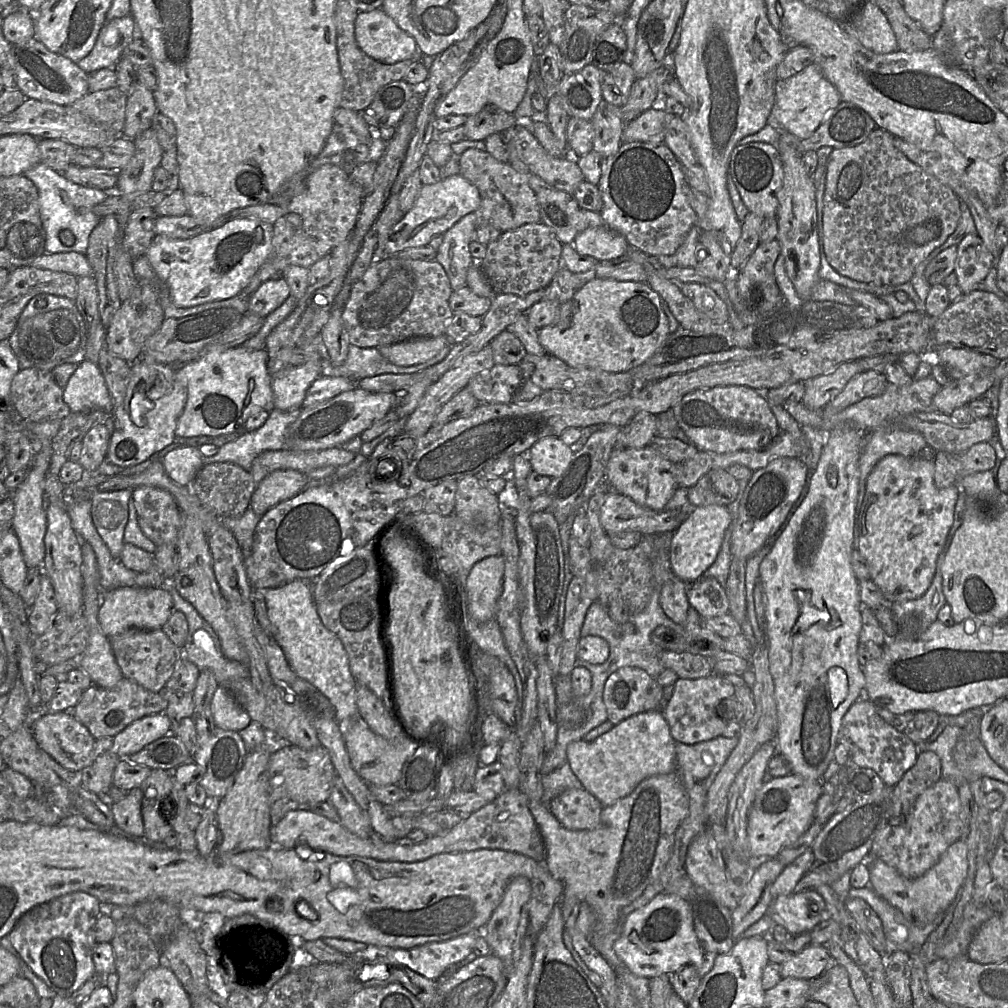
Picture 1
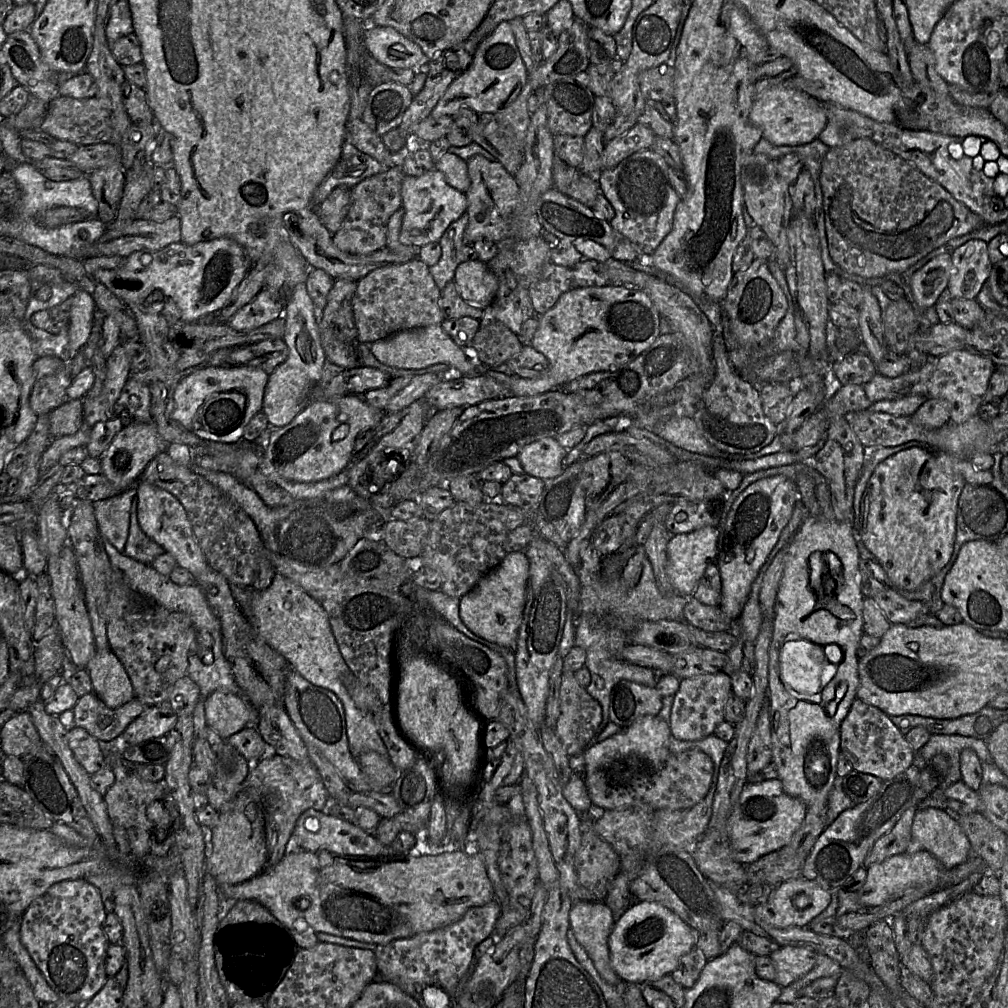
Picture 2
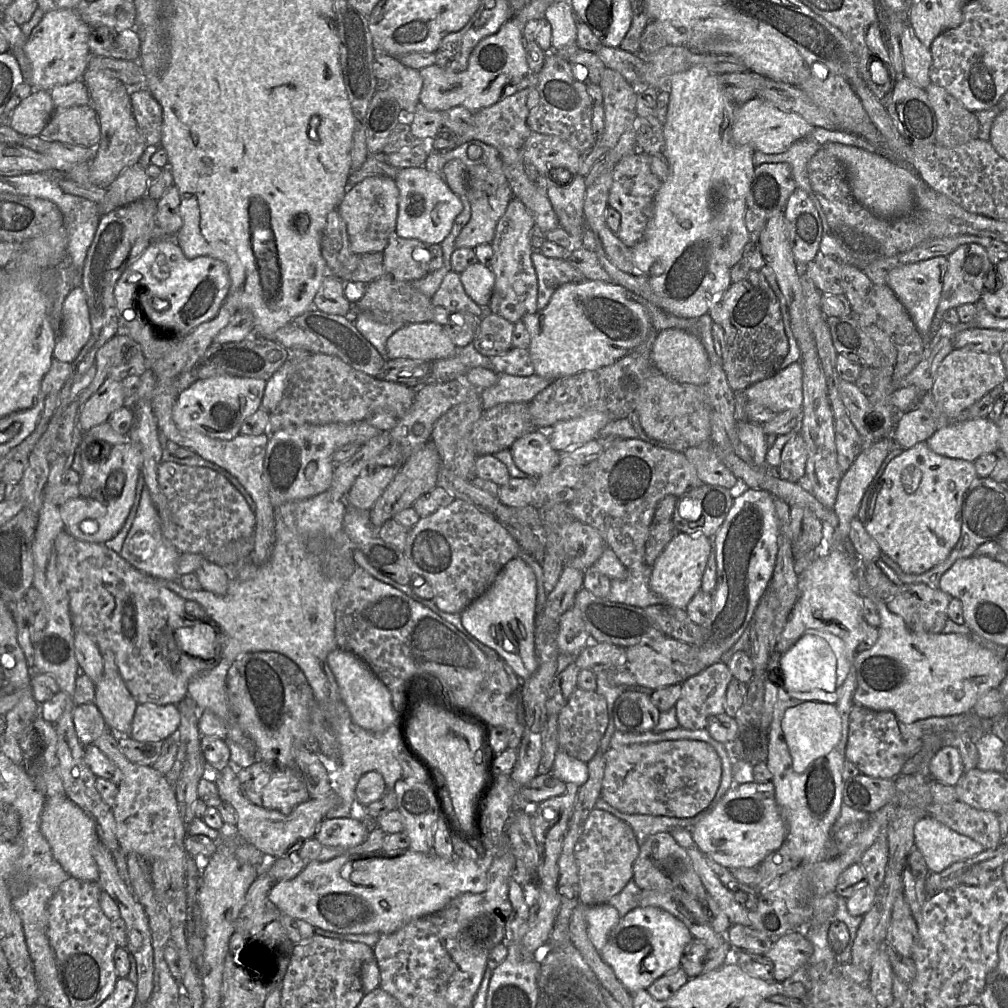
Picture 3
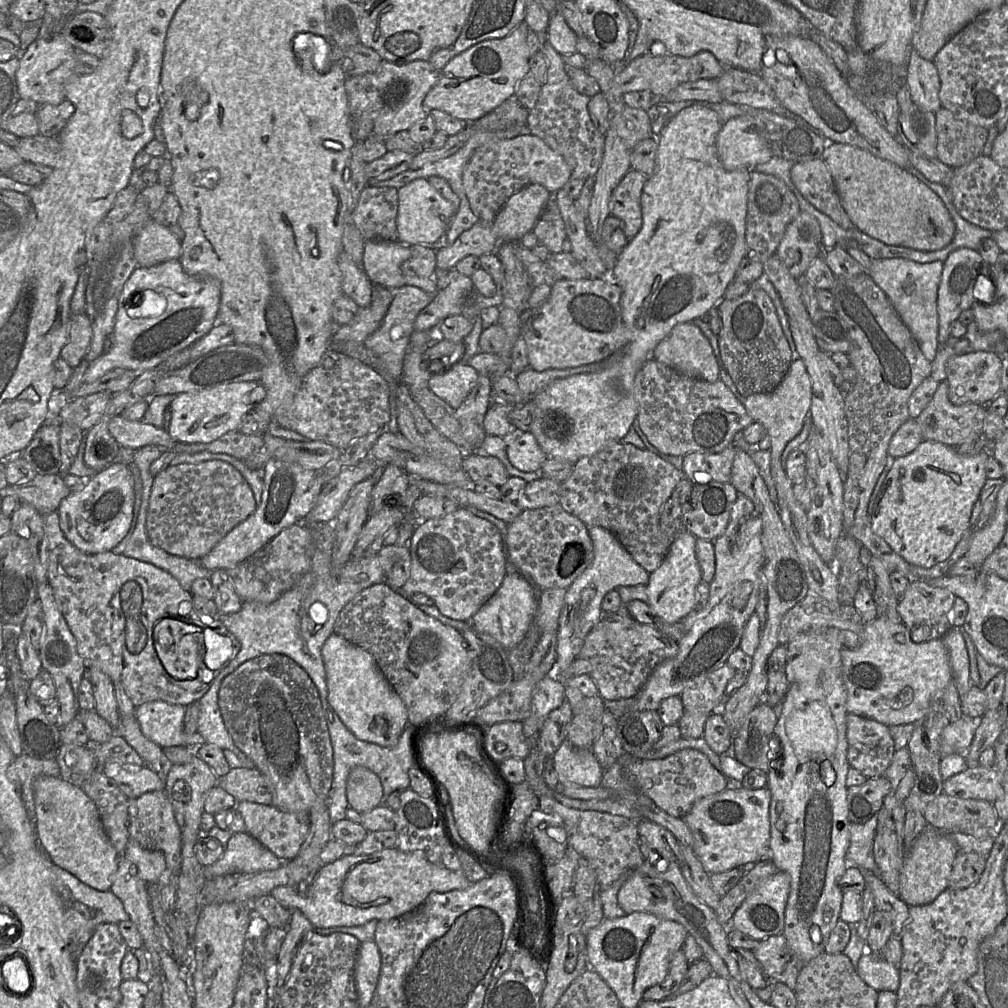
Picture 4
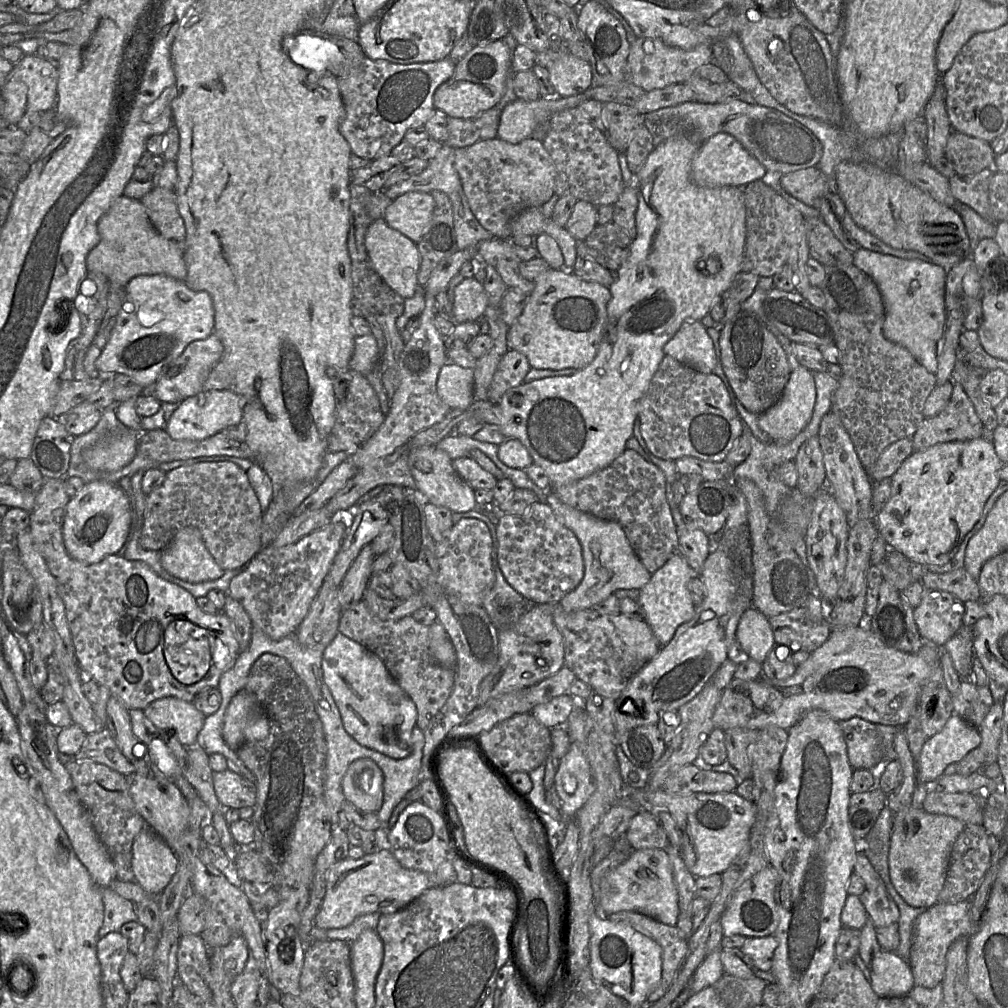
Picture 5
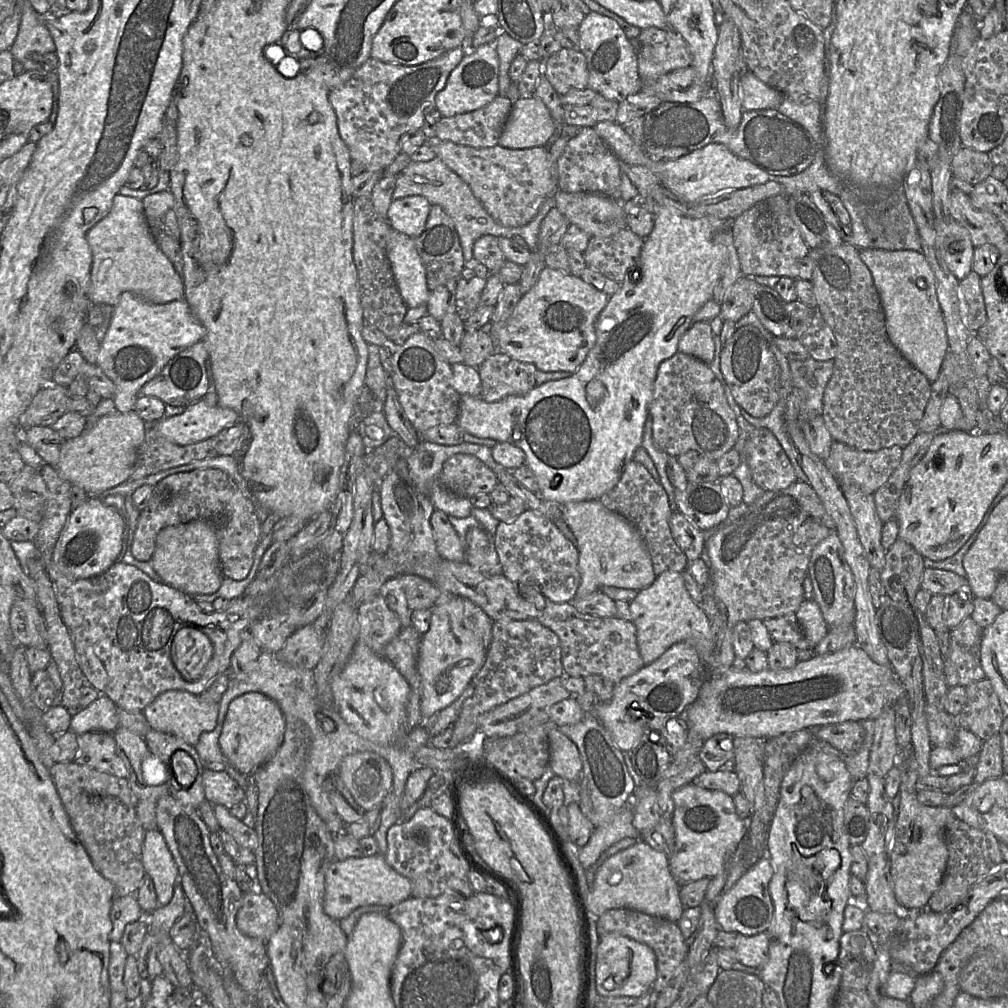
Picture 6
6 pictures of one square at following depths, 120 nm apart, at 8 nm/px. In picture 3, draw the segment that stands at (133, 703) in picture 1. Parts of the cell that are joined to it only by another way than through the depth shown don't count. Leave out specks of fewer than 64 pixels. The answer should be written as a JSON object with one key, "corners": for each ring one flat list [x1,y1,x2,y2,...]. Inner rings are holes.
{"corners":[[94,702,75,706,73,724,78,740,84,746,93,744,102,734,110,731]]}

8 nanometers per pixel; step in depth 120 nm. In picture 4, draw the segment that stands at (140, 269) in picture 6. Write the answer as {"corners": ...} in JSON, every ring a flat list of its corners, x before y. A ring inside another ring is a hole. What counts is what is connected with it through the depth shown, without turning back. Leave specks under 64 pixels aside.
{"corners":[[153,219,138,232,133,246,137,266,141,267,179,259,181,255,181,241]]}

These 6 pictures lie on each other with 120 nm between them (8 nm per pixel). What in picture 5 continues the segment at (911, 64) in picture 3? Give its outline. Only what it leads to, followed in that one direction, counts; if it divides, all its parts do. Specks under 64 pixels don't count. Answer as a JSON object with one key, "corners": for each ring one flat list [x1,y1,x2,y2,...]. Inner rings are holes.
{"corners":[[942,82,925,106,923,117,928,128,927,159,930,164,945,156,945,149,952,126,946,111,946,90]]}

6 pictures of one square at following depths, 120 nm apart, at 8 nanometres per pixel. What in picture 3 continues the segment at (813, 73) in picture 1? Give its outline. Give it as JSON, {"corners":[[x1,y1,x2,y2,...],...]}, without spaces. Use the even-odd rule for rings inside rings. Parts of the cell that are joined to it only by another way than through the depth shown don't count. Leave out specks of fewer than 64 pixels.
{"corners":[[756,96,737,105,732,137,739,145,749,145,755,151,776,154,787,150,796,141,810,136,814,128,800,115,780,110,768,101]]}

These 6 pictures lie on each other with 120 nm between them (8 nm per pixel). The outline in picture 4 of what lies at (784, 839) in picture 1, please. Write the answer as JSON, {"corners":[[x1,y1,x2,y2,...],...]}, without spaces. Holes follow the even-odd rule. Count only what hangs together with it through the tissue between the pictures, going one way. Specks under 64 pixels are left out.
{"corners":[[731,784,720,793,697,800,682,819,690,829,694,844,693,851,709,874,724,872,736,867,745,871,758,861,768,857,770,843,770,801,767,787,747,789,741,784]]}

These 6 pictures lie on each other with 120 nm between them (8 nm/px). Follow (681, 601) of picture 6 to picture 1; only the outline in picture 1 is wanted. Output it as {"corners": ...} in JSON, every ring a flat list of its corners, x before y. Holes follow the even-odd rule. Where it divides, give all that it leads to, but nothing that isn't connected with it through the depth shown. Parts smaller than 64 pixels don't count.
{"corners":[[713,504,691,509,688,517,673,533,670,542,670,566,676,577,686,584,692,584,703,576,715,562,732,520,732,512,727,506]]}

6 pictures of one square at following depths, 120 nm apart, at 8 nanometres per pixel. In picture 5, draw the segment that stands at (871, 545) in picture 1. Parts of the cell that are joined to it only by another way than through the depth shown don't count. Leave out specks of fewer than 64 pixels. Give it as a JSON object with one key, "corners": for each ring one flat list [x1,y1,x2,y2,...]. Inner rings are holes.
{"corners":[[982,438,944,442,923,451,913,451,890,478,891,495,887,503,879,512,874,513,879,535,889,548,901,552,914,562,922,565,945,564,957,552,966,534,979,520,986,501,1001,480,998,472,1003,465,993,442]]}

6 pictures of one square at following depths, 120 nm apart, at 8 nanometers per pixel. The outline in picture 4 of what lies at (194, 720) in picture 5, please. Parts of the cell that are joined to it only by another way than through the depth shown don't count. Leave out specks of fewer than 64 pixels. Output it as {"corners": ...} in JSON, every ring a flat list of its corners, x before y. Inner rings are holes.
{"corners":[[151,701,144,703,135,709,135,717,139,723,142,734,161,748,170,746,183,746,198,748,206,744,198,733,186,734,183,730,186,706,170,704,165,701]]}

